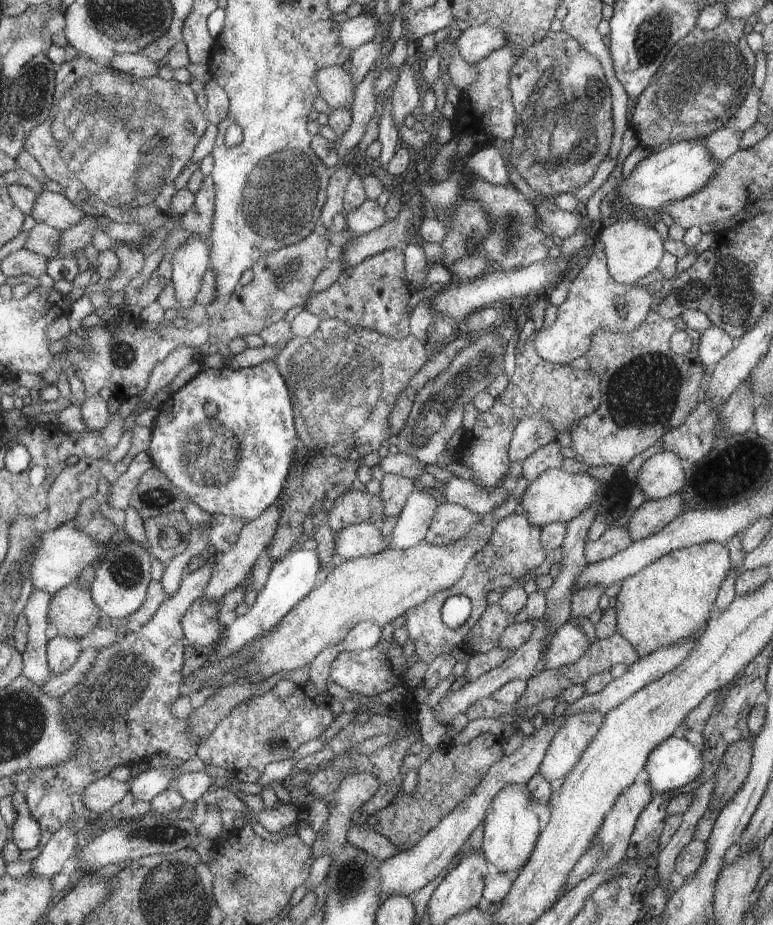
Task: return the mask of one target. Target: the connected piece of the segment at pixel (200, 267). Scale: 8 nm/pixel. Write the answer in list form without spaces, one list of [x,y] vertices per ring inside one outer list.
[[[192,233],[192,237],[172,254],[173,264],[170,284],[175,290],[177,309],[193,306],[200,292],[204,273],[210,268],[210,251],[203,237]]]

